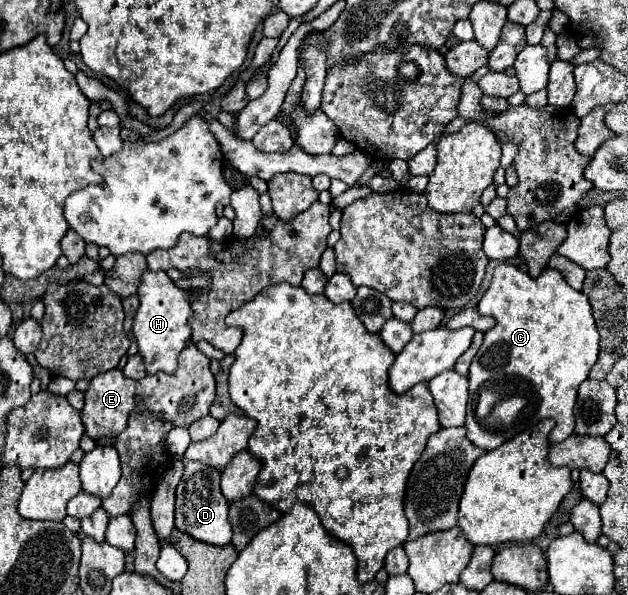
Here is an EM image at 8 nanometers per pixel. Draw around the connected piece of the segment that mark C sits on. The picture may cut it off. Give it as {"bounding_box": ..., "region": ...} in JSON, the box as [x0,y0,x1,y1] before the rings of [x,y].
{"bounding_box":[466,265,598,451],"region":[[[498,265],[494,269],[492,283],[478,303],[480,315],[496,319],[496,327],[484,333],[484,343],[478,349],[470,365],[470,395],[476,397],[478,389],[486,383],[504,383],[510,379],[522,379],[532,385],[534,403],[526,405],[518,423],[520,429],[486,429],[474,415],[466,415],[468,439],[478,447],[490,451],[504,441],[518,435],[522,429],[534,425],[540,419],[554,419],[556,427],[550,433],[550,443],[560,443],[574,431],[574,403],[578,387],[588,379],[590,369],[598,359],[598,329],[592,317],[592,307],[582,291],[572,289],[556,269],[546,269],[538,279],[530,279],[514,265]]]}

